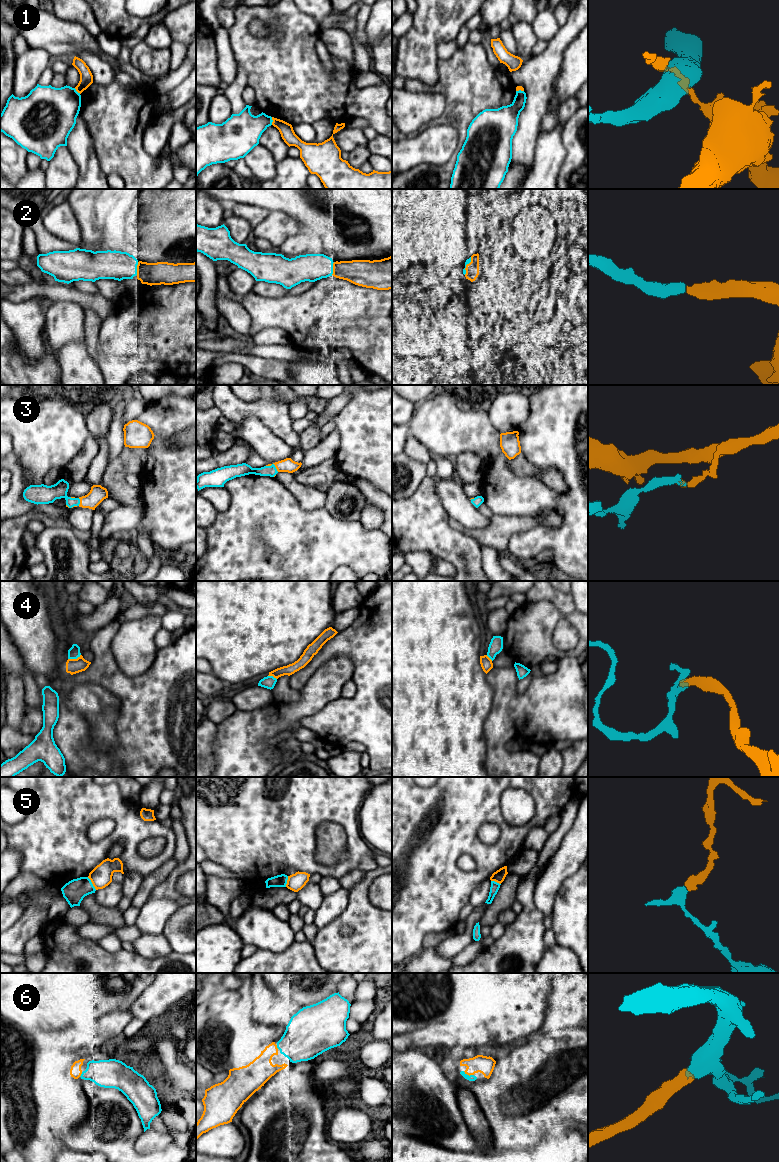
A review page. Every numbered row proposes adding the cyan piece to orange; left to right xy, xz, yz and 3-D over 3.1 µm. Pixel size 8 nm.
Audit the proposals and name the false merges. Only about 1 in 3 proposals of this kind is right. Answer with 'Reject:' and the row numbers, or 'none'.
Reject: 1, 3, 4, 5

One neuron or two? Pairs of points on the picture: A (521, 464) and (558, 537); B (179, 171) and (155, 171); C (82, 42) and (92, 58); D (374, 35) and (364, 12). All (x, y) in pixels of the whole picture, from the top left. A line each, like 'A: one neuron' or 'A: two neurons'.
A: two neurons
B: two neurons
C: two neurons
D: two neurons

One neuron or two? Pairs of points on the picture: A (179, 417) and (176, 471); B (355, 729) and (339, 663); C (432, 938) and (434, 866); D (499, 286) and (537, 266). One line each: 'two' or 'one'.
A: one
B: two
C: two
D: one

